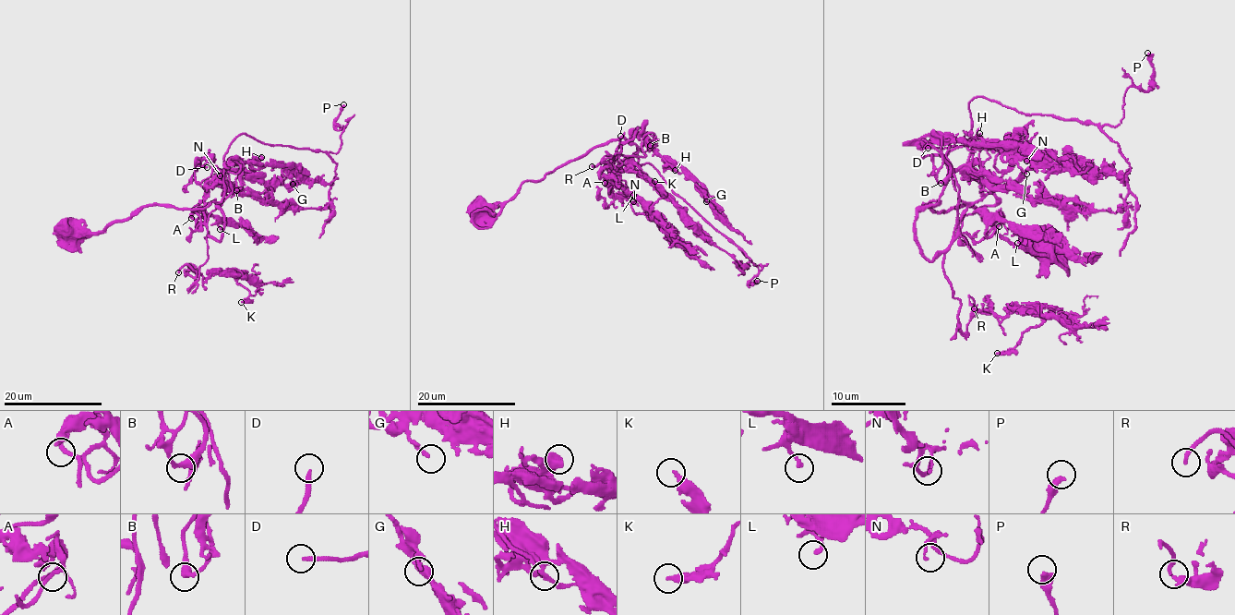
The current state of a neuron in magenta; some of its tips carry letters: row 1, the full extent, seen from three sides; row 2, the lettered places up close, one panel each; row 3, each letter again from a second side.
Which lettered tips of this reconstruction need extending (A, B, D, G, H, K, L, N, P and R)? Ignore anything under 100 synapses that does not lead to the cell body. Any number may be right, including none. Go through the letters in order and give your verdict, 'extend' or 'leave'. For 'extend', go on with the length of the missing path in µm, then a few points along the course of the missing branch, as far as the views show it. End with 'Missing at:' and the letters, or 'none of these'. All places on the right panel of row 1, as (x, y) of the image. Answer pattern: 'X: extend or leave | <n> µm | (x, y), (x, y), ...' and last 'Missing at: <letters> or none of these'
A: leave
B: leave
D: leave
G: leave
H: leave
K: leave
L: leave
N: leave
P: leave
R: leave
Missing at: none of these

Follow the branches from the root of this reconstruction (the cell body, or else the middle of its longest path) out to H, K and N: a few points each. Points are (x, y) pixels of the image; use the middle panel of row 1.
H: (479, 211), (594, 147), (629, 141), (636, 127), (620, 153), (643, 157), (652, 132), (675, 170)
K: (479, 211), (594, 147), (629, 141), (636, 127), (599, 174), (648, 211), (663, 196), (654, 181)
N: (479, 211), (509, 201), (524, 181), (622, 138), (639, 150), (614, 185), (624, 180), (633, 201)

